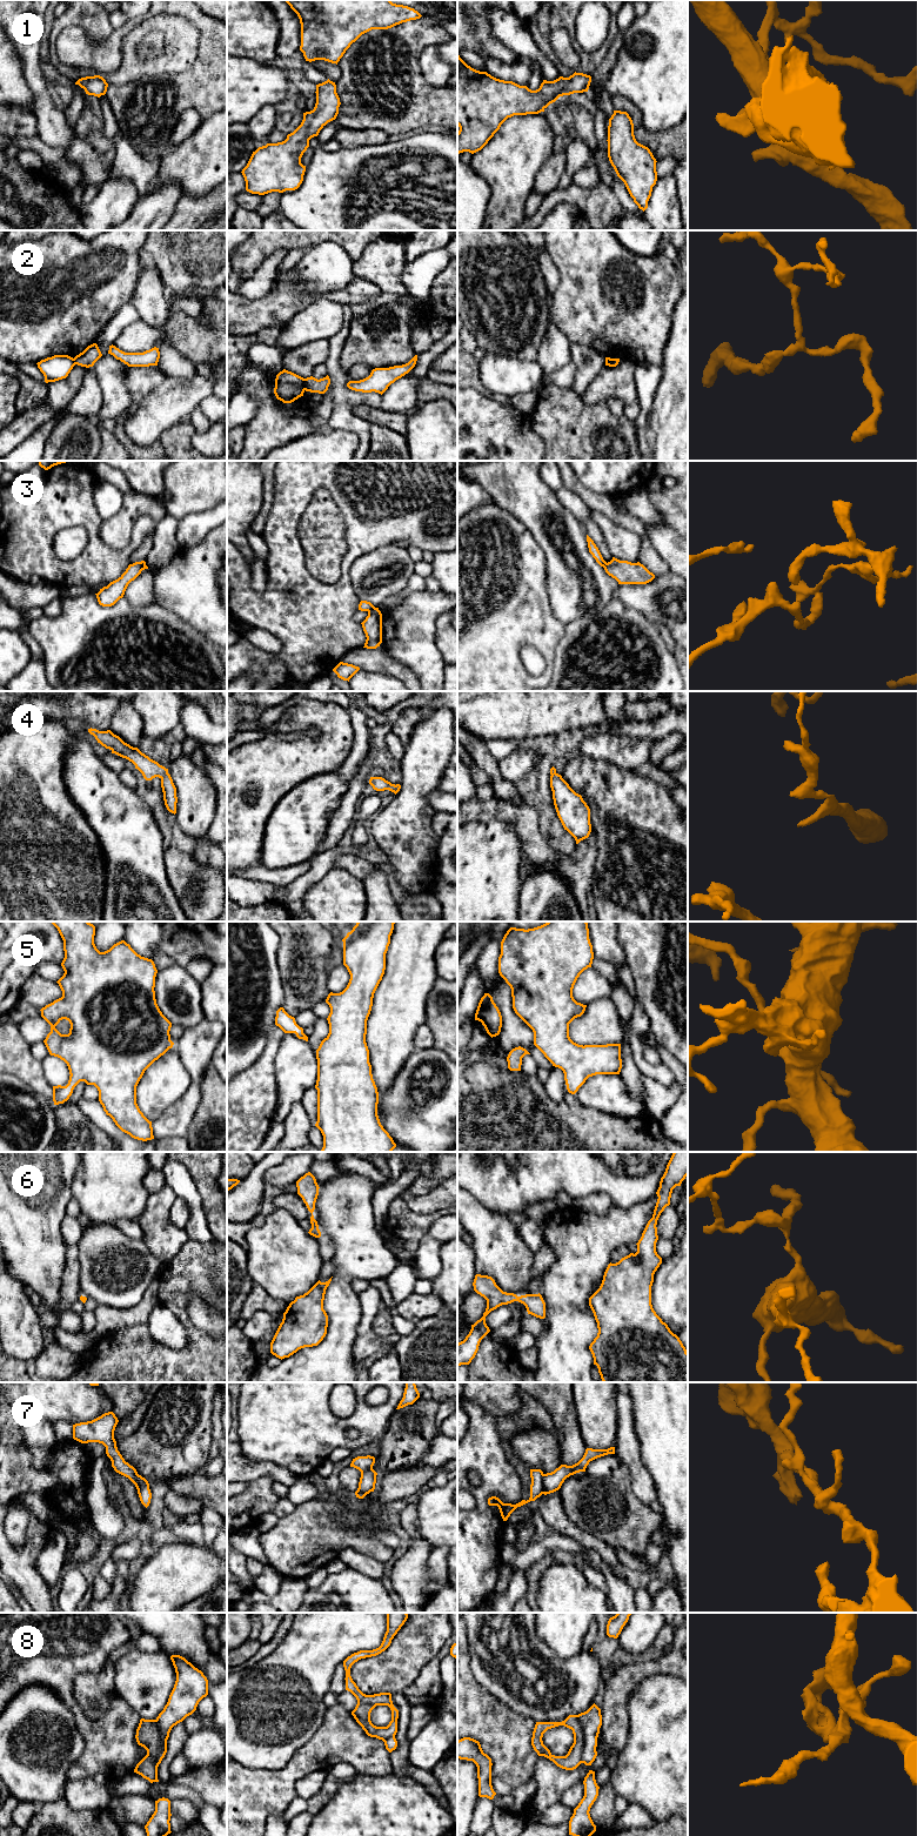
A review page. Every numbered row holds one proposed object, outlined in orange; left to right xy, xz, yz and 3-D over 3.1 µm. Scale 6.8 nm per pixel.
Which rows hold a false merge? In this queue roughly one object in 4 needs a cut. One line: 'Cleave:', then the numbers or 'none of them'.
Cleave: 2, 7, 8

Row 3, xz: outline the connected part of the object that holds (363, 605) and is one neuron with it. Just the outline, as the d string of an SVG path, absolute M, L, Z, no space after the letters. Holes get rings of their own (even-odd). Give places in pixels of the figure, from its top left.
M367 601L360 602L359 610L368 612L368 616L361 623L367 637L363 648L376 649L382 643L382 614L379 608Z

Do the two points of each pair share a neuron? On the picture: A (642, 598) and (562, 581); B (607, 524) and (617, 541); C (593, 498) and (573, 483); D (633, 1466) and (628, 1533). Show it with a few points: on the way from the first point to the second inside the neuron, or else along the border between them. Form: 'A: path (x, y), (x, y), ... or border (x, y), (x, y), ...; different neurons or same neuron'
A: border (620, 584), (611, 597); different neurons
B: path (608, 528), (616, 537); same neuron
C: path (588, 496), (577, 488); same neuron
D: border (621, 1462), (629, 1472), (631, 1492), (649, 1506); different neurons

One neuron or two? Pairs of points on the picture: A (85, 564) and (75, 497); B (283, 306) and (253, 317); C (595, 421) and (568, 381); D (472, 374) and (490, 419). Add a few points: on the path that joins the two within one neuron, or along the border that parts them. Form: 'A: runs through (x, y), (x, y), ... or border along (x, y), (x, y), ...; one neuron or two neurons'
A: runs through (93, 548), (93, 527), (84, 514); one neuron
B: runs through (276, 309), (260, 314); one neuron
C: border along (542, 388), (560, 386), (570, 389); two neurons
D: border along (469, 387), (484, 392), (503, 403); two neurons

